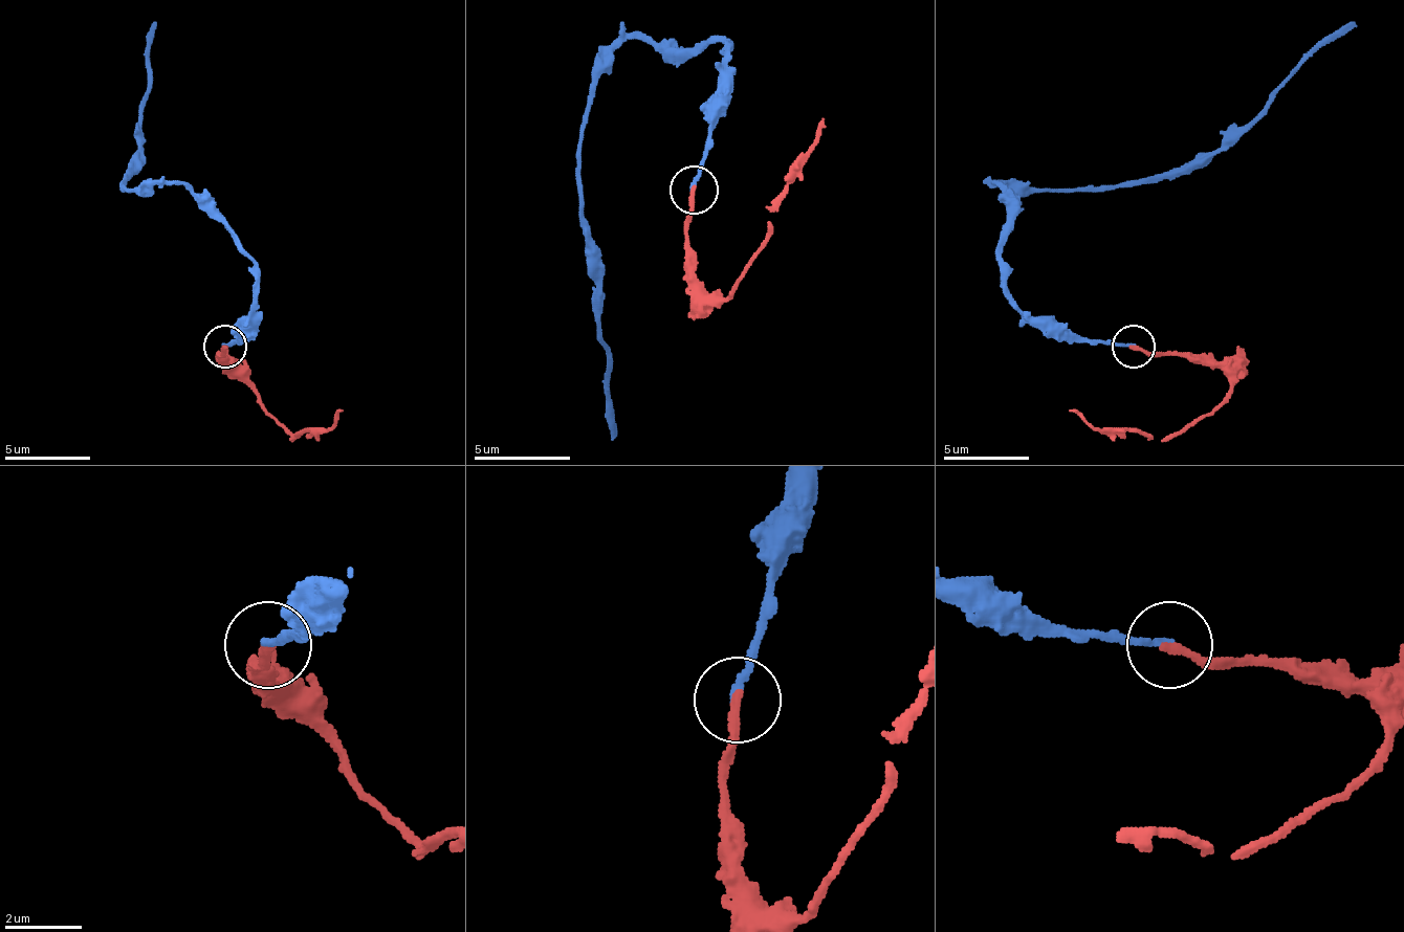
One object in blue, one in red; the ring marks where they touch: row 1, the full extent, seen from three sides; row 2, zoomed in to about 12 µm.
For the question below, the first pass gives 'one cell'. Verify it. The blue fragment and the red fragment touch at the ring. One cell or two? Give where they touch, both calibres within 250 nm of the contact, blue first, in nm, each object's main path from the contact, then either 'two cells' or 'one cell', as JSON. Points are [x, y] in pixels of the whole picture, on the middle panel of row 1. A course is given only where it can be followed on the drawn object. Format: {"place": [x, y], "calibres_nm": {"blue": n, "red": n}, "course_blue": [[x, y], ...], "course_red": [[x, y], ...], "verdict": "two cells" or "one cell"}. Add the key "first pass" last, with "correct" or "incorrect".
{"place": [694, 190], "calibres_nm": {"blue": 150, "red": 240}, "course_blue": [[692, 192], [726, 47], [654, 47], [630, 37], [596, 81], [582, 133], [586, 268], [606, 346], [610, 442]], "course_red": [[692, 192], [687, 253], [697, 283], [726, 297], [769, 240], [769, 220], [823, 119]], "verdict": "one cell", "first pass": "correct"}

